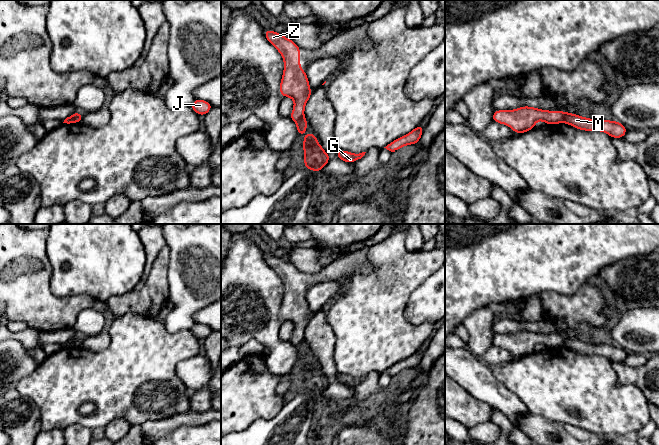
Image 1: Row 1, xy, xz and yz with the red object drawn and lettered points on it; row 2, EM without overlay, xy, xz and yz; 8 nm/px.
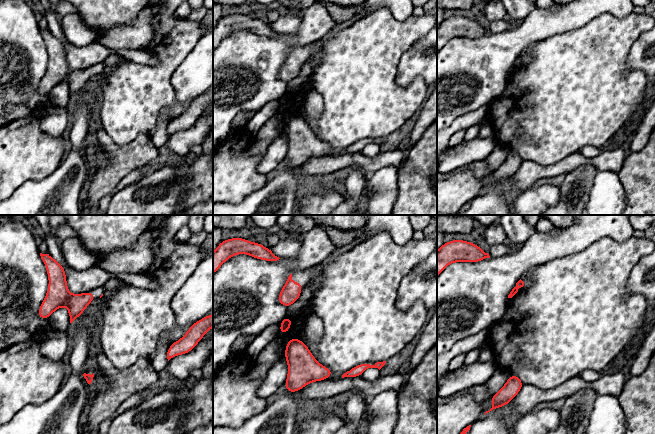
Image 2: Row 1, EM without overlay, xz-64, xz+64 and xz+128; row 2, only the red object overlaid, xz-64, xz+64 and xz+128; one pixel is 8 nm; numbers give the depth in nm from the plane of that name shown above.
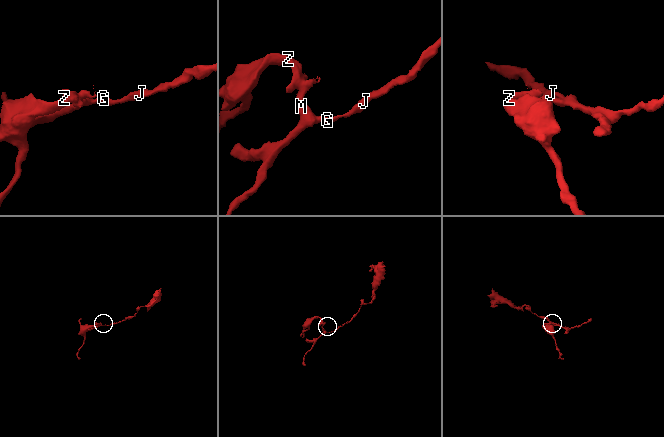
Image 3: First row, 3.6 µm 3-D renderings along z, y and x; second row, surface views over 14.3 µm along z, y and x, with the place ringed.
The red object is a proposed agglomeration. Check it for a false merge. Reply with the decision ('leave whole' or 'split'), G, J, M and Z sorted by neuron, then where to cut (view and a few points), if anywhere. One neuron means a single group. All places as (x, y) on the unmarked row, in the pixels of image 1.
split; G J M / Z; cut in yz along (563, 337), (565, 345)

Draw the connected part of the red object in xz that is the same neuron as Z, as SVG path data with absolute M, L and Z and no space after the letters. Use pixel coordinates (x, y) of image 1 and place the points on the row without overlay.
M265 254L264 259L283 280L285 292L279 315L281 320L294 323L294 333L289 342L297 346L304 341L304 331L313 318L305 294L300 293L300 271L273 254Z

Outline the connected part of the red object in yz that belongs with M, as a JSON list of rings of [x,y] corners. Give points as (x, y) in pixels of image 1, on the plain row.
[[[564,336],[565,346],[577,353],[585,355],[603,355],[612,362],[623,362],[627,352],[618,345],[593,344]]]

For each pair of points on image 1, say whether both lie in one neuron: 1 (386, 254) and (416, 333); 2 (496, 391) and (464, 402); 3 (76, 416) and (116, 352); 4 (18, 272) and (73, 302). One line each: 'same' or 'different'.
1: same
2: different
3: same
4: same

